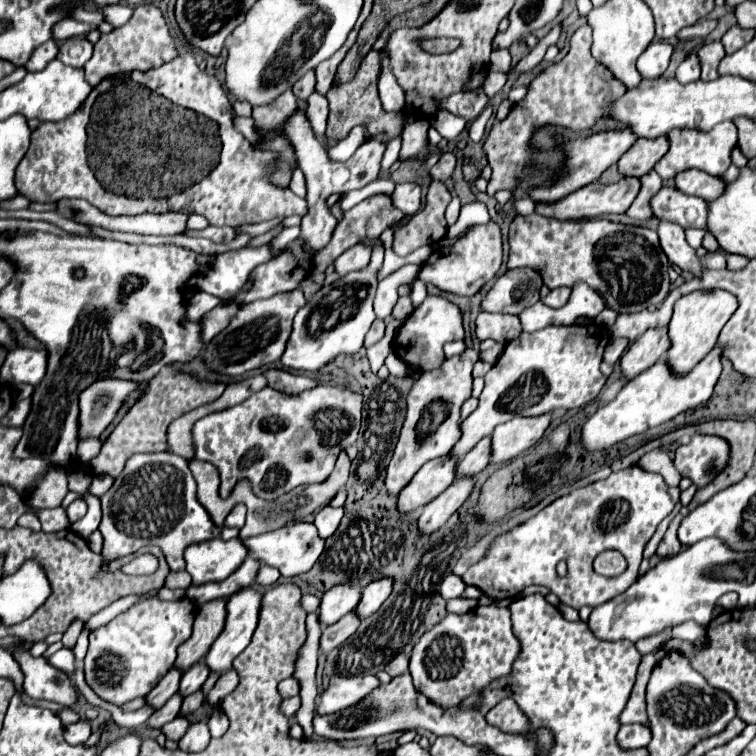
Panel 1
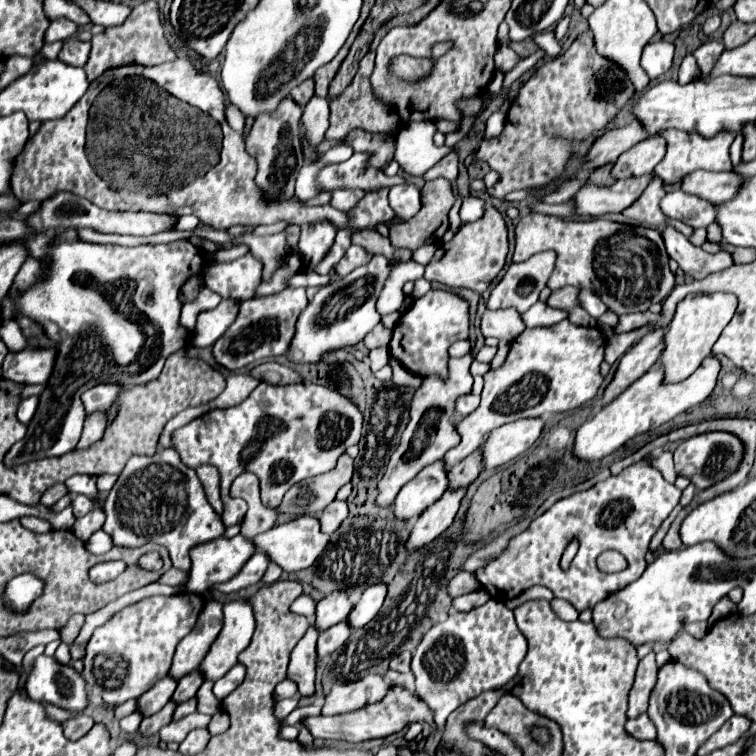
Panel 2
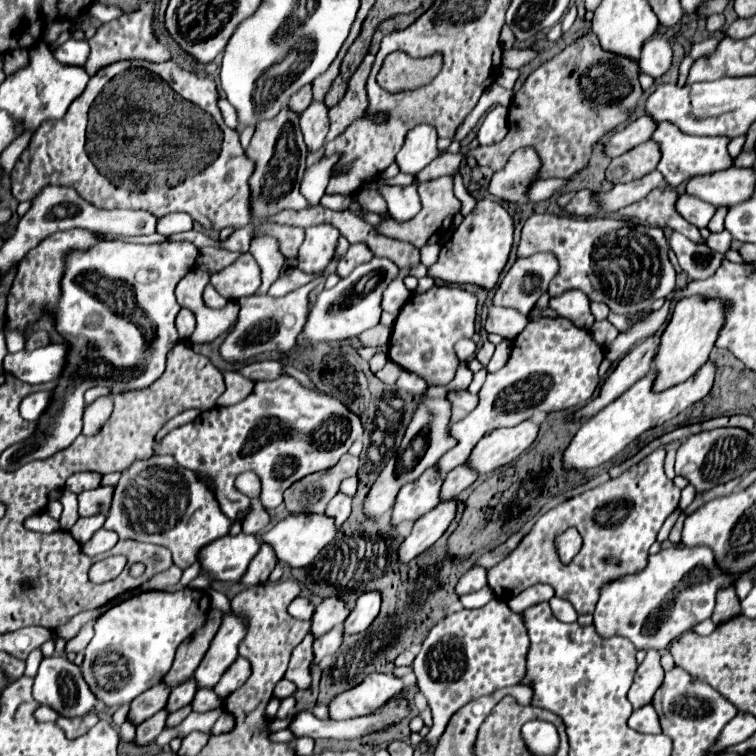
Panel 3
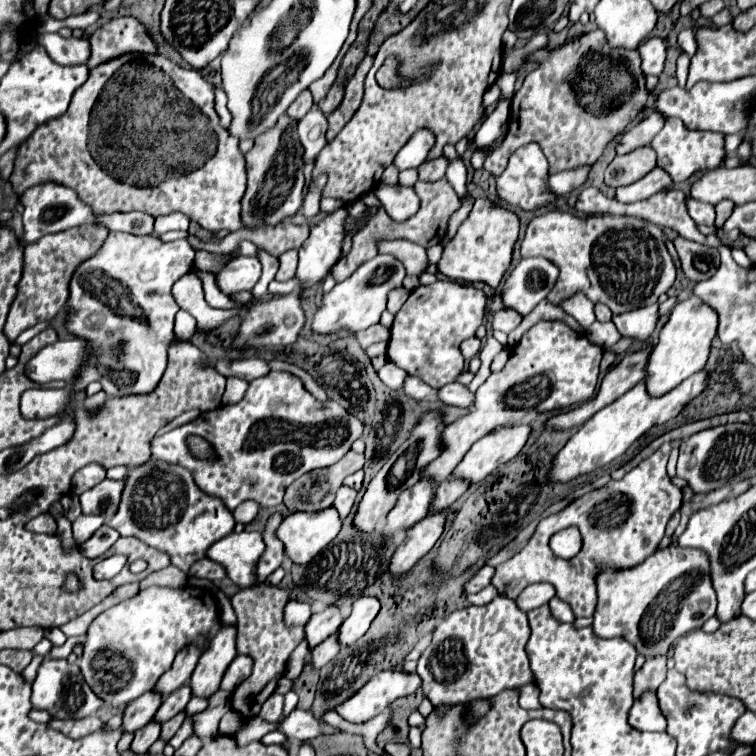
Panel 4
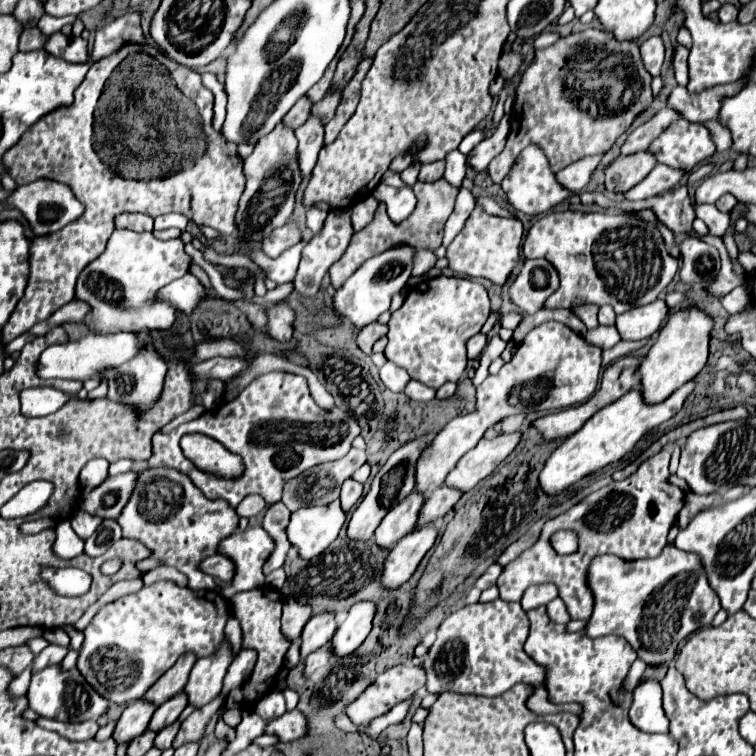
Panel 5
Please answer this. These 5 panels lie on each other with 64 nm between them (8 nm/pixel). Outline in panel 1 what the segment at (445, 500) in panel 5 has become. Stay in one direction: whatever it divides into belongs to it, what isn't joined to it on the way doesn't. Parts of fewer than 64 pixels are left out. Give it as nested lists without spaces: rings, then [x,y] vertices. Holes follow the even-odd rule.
[[[482,438],[456,466],[456,478],[458,476],[478,476],[488,466],[490,460],[490,438]]]

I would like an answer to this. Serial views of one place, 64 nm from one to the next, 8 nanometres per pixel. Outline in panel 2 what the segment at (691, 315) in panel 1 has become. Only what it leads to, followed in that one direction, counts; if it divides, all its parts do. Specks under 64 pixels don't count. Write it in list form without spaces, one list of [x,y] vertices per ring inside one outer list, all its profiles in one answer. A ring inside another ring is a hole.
[[[688,294],[678,302],[674,318],[664,334],[666,348],[660,354],[660,364],[664,368],[664,384],[674,384],[686,380],[702,360],[712,352],[714,342],[722,334],[724,326],[732,320],[736,312],[736,296],[732,294]]]

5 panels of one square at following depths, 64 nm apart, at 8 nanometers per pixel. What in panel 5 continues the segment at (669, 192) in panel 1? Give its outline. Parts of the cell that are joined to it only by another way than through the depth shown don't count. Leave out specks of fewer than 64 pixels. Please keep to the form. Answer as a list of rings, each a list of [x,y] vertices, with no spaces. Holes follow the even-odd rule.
[[[698,204],[696,216],[706,222],[712,236],[724,236],[728,226],[730,226],[730,214],[720,212],[714,204]]]

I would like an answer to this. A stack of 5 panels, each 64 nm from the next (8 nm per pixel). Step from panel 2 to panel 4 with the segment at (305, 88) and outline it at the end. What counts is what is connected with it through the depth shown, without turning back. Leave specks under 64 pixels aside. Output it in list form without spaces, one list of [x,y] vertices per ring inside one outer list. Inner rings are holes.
[[[304,90],[294,102],[292,102],[292,106],[288,108],[288,116],[290,118],[294,118],[294,120],[302,120],[308,112],[310,112],[310,108],[314,106],[314,100],[312,100],[312,94],[308,92],[308,90]]]

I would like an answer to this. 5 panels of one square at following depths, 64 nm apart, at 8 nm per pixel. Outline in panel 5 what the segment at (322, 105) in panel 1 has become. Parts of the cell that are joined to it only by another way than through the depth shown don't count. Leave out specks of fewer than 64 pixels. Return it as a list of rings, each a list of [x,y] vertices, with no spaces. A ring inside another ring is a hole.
[[[308,118],[300,128],[296,128],[298,138],[298,164],[302,178],[308,178],[312,174],[312,168],[316,166],[318,152],[322,148],[324,140],[324,126],[316,118]]]

